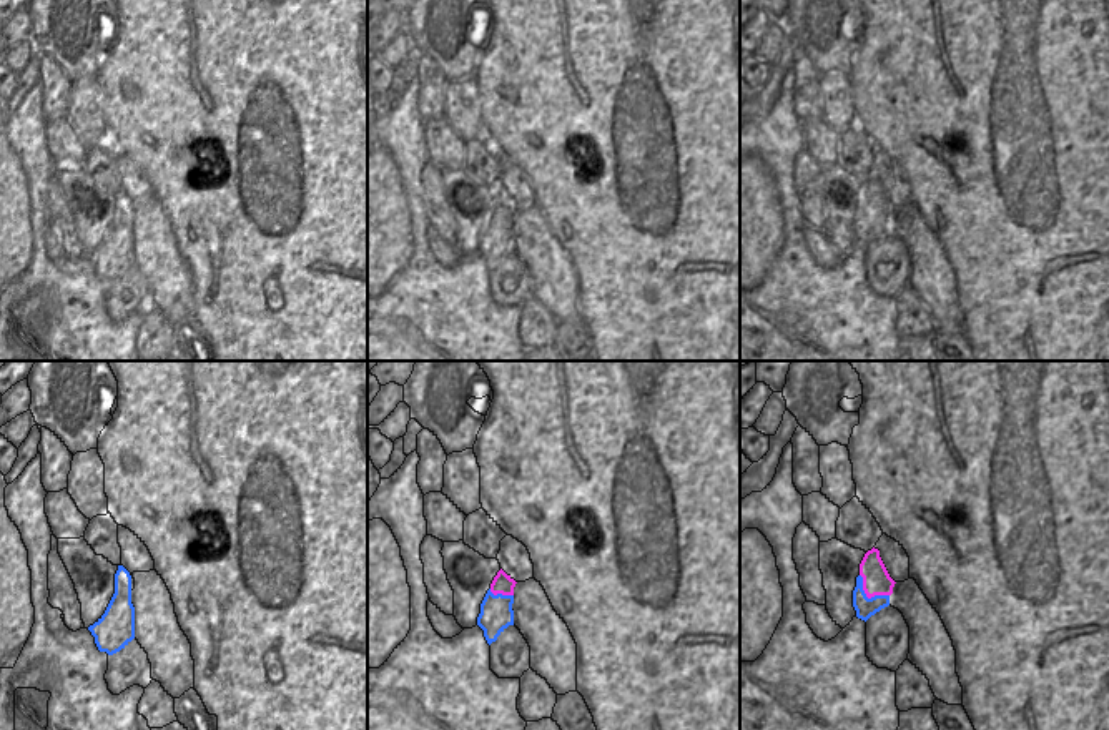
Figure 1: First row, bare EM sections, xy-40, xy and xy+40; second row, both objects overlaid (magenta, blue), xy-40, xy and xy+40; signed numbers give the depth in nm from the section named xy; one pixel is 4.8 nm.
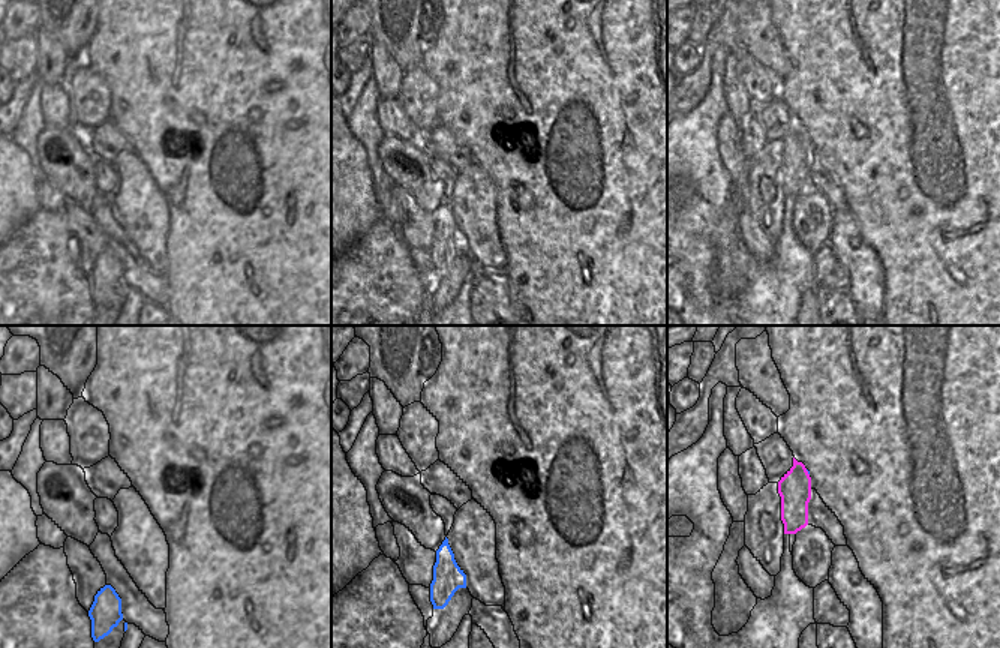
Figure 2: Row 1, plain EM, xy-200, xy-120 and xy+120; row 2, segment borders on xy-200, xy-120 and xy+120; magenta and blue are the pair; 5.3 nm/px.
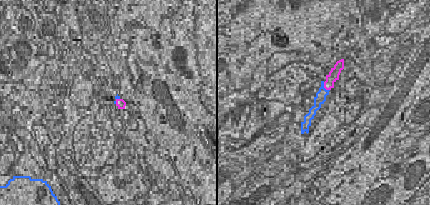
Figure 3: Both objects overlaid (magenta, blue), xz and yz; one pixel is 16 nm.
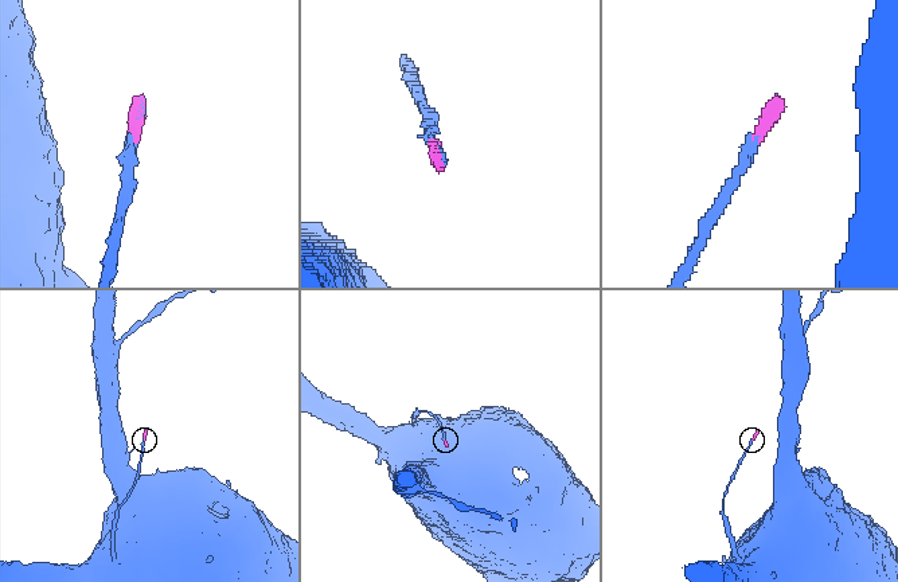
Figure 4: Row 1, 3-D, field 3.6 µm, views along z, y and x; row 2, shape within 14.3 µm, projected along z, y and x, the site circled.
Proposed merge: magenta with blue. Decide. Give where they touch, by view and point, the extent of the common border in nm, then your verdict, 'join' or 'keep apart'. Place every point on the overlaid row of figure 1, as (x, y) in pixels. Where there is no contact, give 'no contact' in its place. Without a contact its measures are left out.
xy+40 (867, 596) | 180 nm | join

